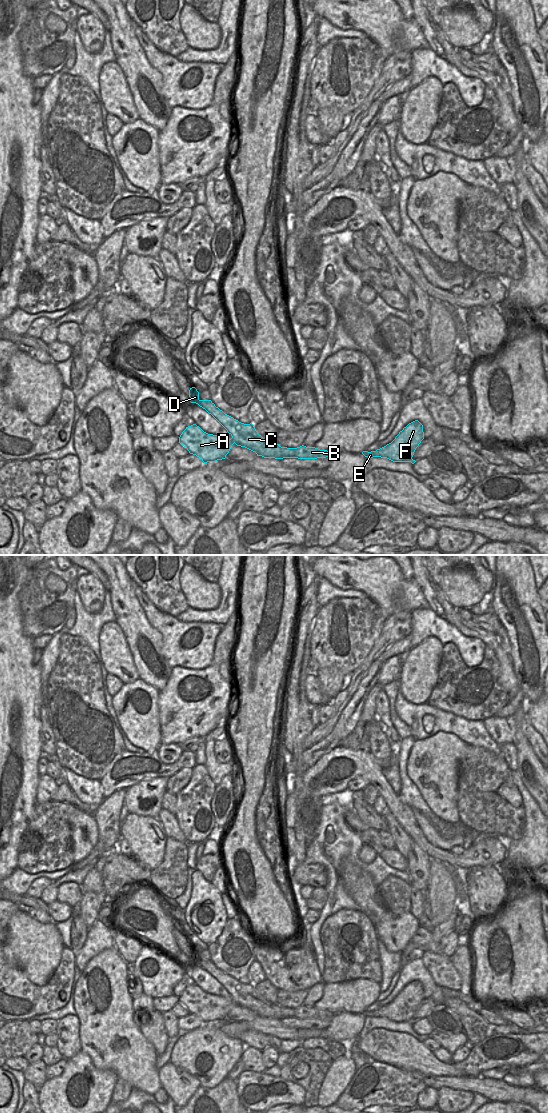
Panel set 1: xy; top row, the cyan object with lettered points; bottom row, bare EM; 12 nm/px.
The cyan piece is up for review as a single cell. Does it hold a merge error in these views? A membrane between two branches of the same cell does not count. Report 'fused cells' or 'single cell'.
fused cells

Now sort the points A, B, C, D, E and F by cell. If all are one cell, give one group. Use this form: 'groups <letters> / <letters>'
groups A B E F / C D

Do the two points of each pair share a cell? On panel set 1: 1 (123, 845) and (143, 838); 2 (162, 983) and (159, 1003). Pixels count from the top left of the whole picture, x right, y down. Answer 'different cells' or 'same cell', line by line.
1: different cells
2: different cells

